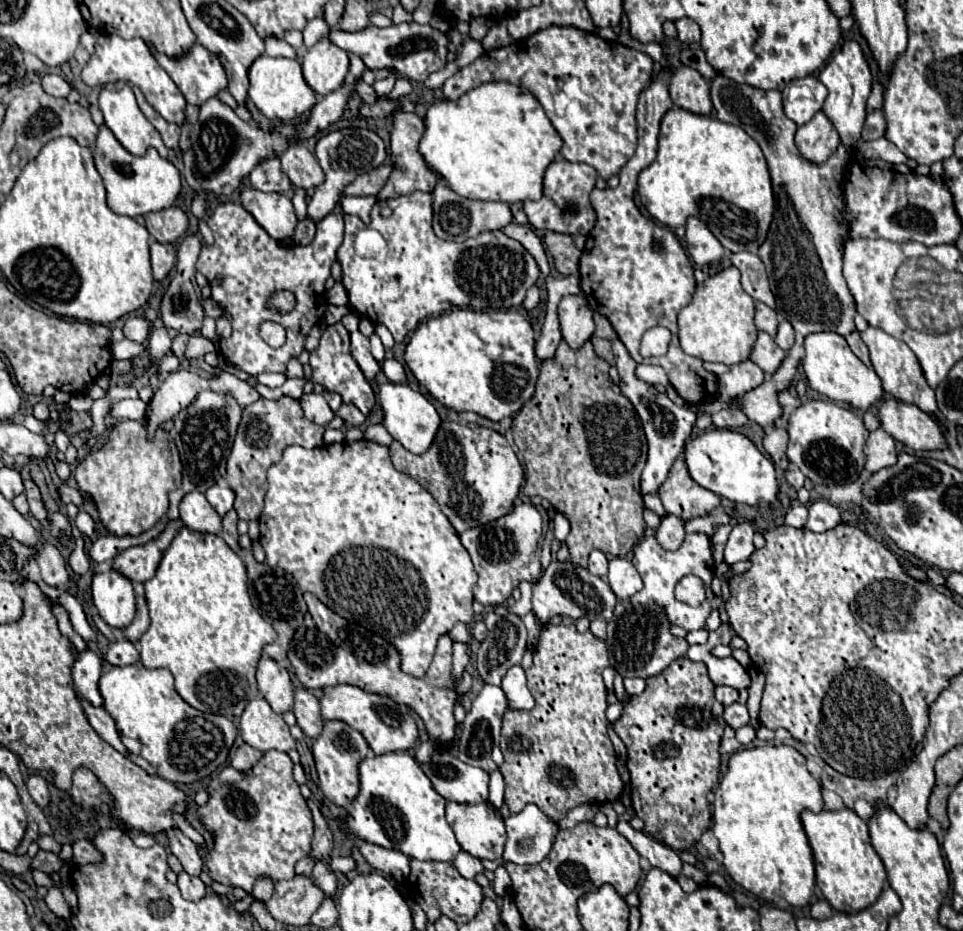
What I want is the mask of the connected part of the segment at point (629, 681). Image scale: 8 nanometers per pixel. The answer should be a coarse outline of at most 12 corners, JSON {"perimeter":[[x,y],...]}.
{"perimeter":[[624,678],[628,694],[639,695],[646,688],[646,680]]}

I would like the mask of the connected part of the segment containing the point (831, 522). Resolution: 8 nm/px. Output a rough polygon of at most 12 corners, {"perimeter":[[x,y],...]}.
{"perimeter":[[827,500],[809,504],[811,532],[825,532],[841,522],[839,510]]}

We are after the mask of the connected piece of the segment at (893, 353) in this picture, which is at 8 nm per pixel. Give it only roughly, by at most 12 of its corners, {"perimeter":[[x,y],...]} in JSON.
{"perimeter":[[879,328],[861,332],[883,390],[937,420],[915,354]]}

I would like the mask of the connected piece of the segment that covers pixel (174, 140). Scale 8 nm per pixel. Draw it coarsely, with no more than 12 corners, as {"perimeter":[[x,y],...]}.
{"perimeter":[[135,86],[137,104],[145,118],[159,130],[167,148],[179,146],[181,126],[169,124]]}

